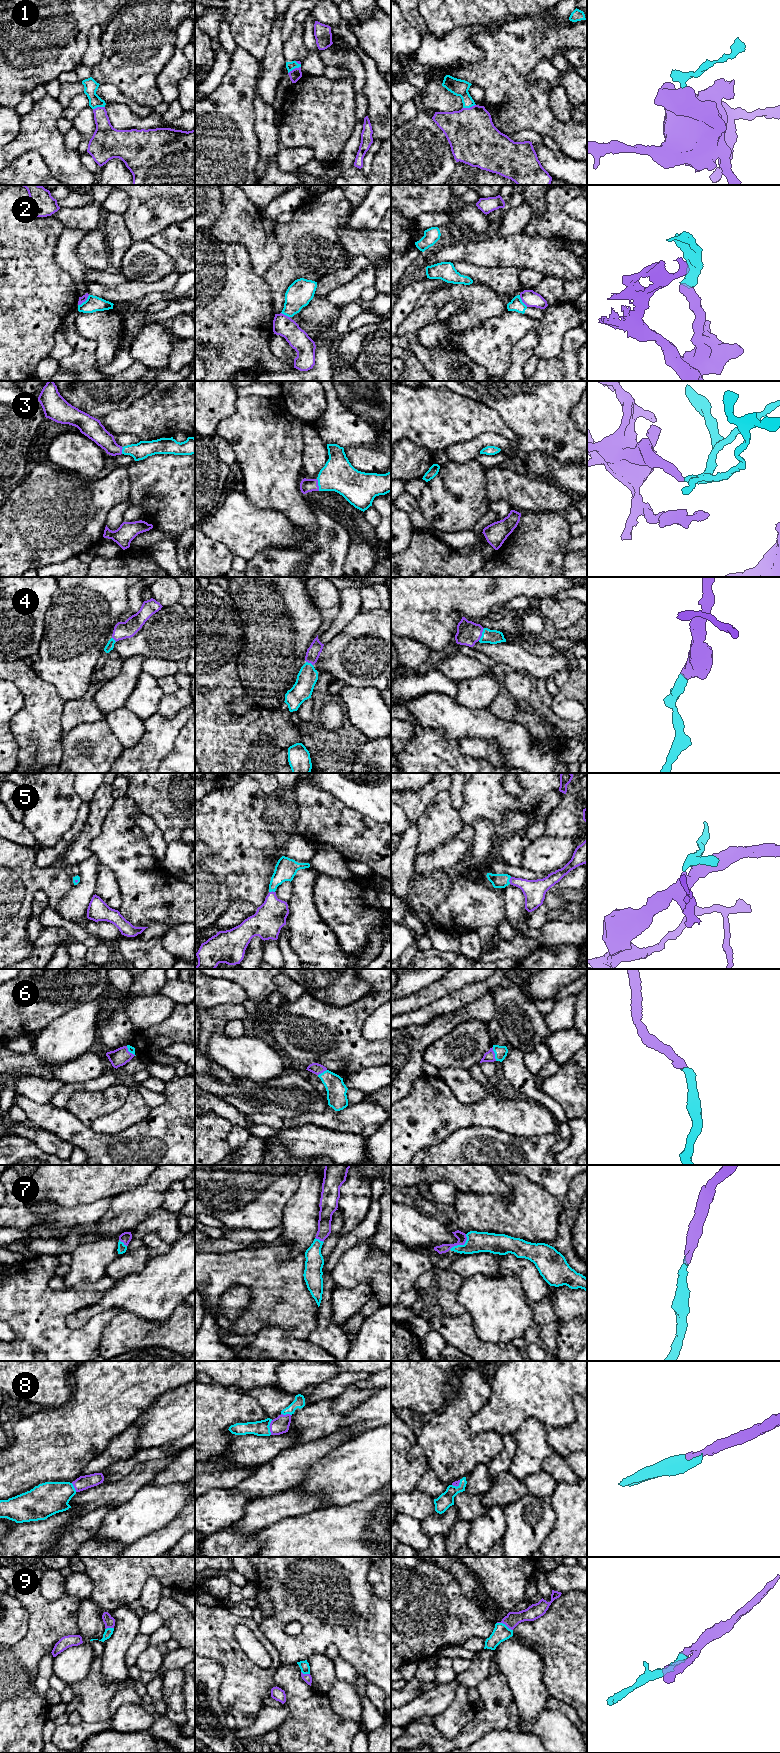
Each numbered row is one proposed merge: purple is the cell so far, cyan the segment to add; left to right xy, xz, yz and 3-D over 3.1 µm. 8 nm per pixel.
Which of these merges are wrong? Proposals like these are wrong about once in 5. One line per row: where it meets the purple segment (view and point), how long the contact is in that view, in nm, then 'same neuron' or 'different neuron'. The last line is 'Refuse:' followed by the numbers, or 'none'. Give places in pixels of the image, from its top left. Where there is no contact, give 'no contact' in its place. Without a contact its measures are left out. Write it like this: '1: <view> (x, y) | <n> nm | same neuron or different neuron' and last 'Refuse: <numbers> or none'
1: xz (294, 69) | 120 nm | different neuron
2: xy (84, 301) | 130 nm | different neuron
3: xz (317, 485) | 100 nm | same neuron
4: yz (481, 634) | 120 nm | same neuron
5: yz (509, 880) | 60 nm | same neuron
6: yz (494, 1054) | 120 nm | same neuron
7: yz (461, 1244) | 190 nm | same neuron
8: xz (269, 1426) | 120 nm | same neuron
9: yz (505, 1624) | 140 nm | same neuron
Refuse: 1, 2

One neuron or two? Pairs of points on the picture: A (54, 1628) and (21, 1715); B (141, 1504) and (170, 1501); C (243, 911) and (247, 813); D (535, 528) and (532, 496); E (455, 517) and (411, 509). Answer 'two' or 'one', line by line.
A: one
B: one
C: two
D: two
E: two

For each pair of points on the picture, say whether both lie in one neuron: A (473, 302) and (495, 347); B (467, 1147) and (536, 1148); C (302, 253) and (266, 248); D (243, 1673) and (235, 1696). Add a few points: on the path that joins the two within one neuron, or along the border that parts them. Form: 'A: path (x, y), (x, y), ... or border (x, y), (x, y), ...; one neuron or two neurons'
A: border (504, 312), (488, 318), (479, 326), (461, 332); two neurons
B: path (484, 1148), (519, 1148); one neuron
C: border (275, 236), (280, 249), (280, 258), (268, 270); two neurons
D: path (243, 1679), (243, 1688), (241, 1690); one neuron

